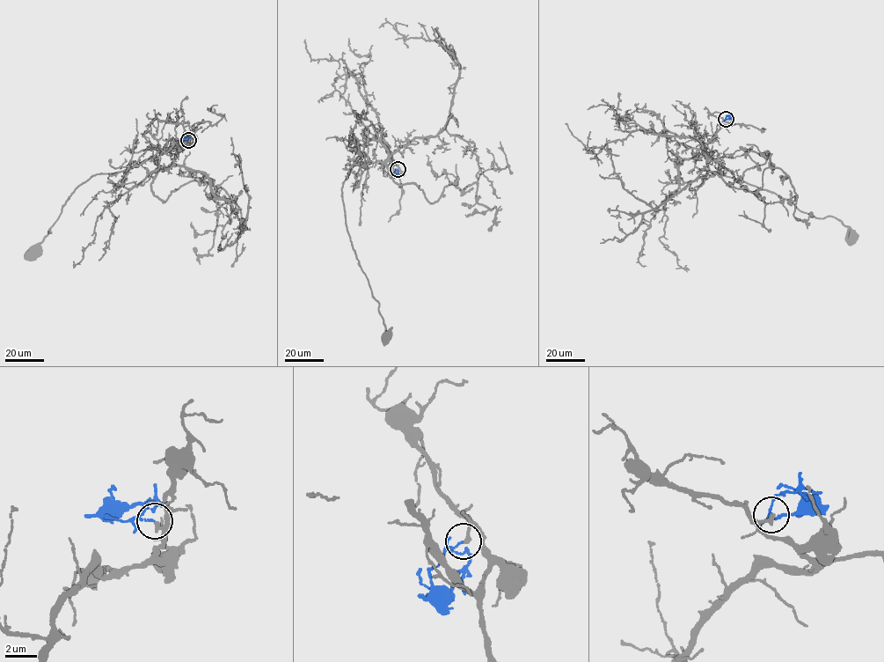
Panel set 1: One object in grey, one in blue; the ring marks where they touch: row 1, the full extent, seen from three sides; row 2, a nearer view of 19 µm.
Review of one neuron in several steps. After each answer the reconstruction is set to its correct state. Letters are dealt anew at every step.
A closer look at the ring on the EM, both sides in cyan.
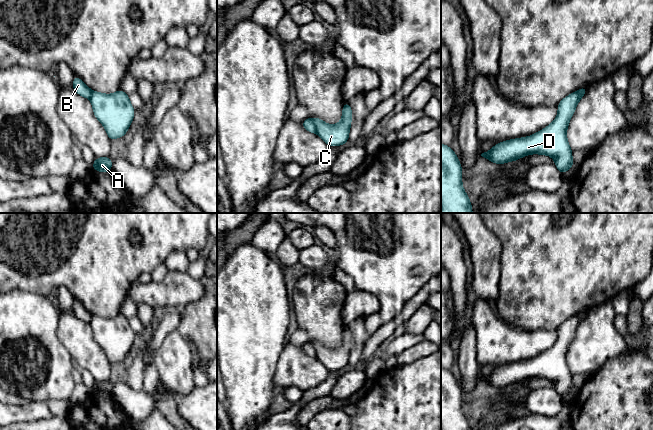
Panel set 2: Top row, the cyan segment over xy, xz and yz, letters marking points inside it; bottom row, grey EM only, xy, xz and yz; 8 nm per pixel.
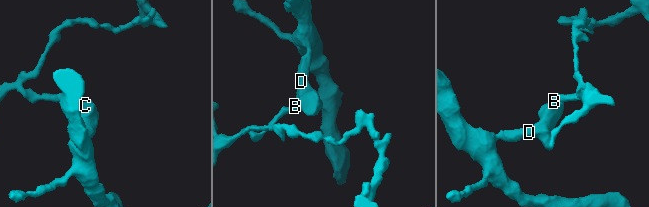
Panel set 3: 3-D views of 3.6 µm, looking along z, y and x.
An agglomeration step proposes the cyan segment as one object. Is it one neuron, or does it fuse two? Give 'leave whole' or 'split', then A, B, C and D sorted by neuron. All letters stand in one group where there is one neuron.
split; groups A C D / B

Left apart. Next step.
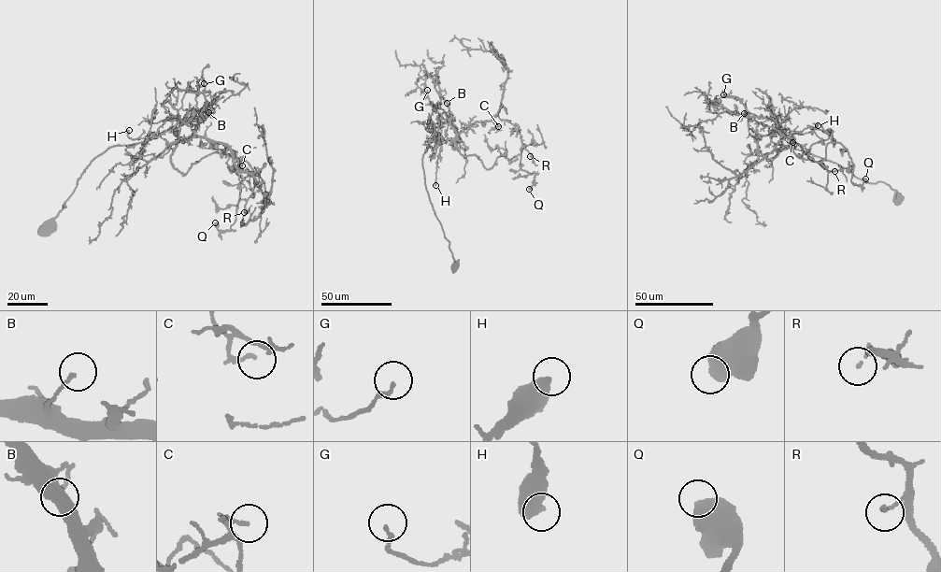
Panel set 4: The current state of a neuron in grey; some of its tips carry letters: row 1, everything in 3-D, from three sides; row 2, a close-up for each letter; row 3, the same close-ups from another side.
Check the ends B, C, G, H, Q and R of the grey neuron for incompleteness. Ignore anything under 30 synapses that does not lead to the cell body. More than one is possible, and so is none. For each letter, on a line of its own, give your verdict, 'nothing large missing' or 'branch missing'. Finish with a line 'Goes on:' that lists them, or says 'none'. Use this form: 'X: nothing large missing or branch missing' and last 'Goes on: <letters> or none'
B: nothing large missing
C: nothing large missing
G: nothing large missing
H: nothing large missing
Q: nothing large missing
R: nothing large missing
Goes on: none

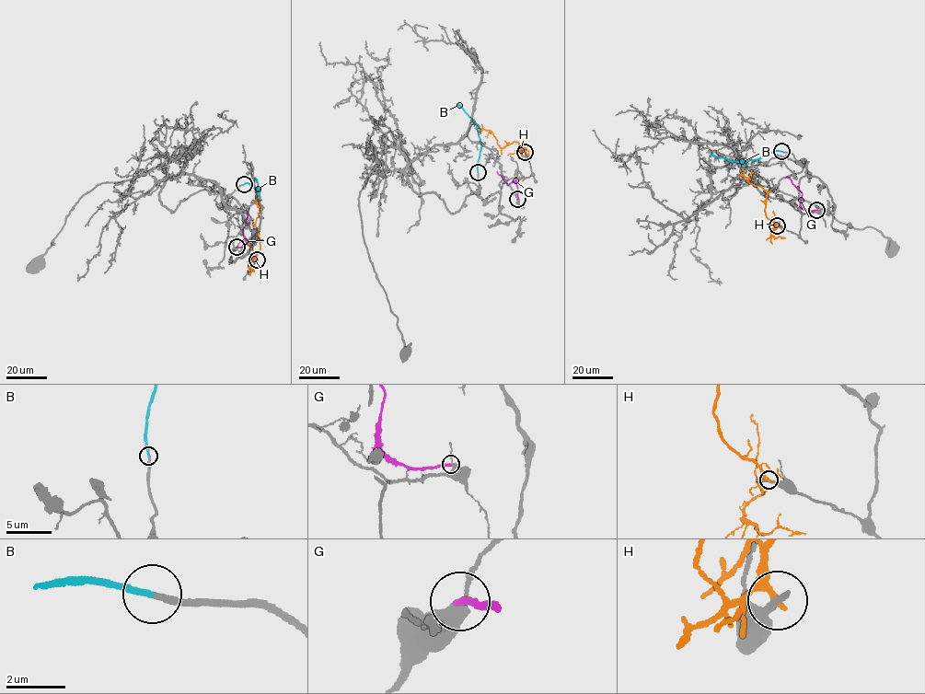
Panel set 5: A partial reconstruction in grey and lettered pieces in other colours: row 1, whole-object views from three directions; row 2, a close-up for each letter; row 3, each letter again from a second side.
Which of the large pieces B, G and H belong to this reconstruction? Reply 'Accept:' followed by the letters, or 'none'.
Accept: B

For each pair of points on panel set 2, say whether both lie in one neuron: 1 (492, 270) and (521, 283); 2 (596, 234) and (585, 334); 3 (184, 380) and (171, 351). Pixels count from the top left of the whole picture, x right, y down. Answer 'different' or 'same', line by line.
1: different
2: different
3: same

